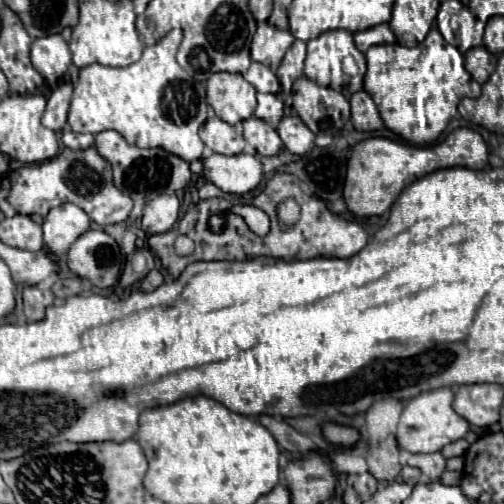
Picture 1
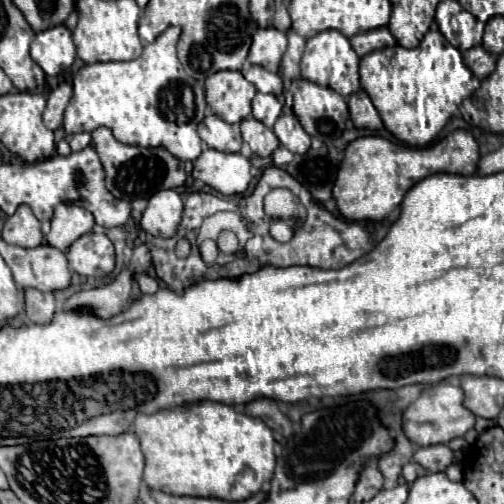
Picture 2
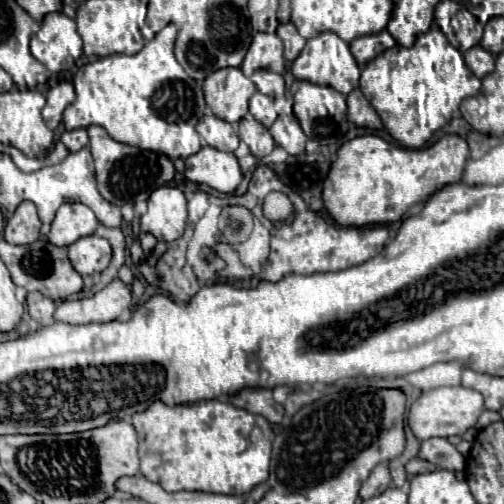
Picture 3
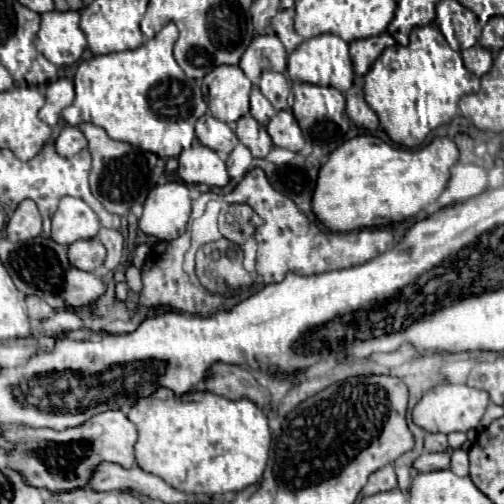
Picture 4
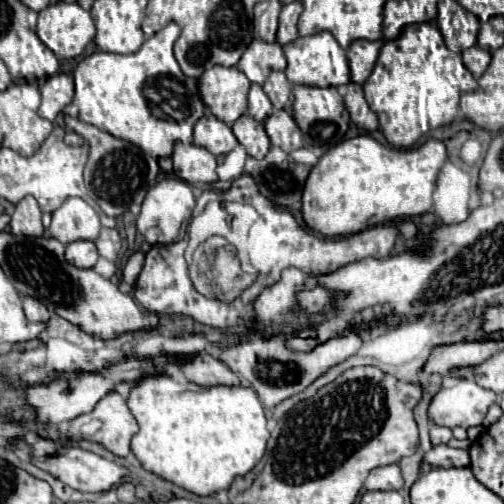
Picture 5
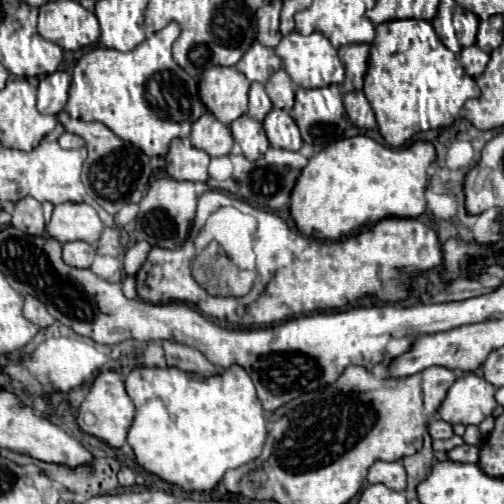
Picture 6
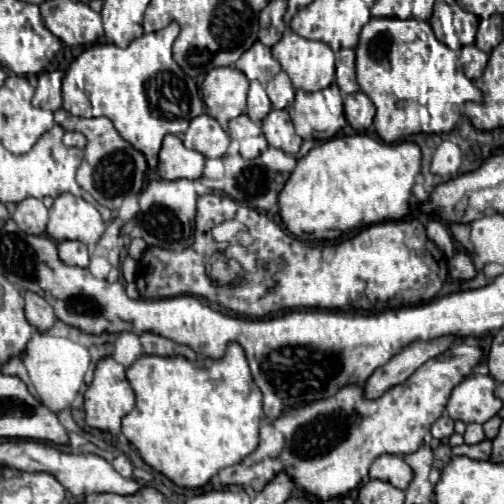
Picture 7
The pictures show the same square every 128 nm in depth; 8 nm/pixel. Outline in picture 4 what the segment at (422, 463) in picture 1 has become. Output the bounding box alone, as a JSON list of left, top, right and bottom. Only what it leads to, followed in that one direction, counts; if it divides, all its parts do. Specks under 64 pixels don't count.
[424,432,468,476]

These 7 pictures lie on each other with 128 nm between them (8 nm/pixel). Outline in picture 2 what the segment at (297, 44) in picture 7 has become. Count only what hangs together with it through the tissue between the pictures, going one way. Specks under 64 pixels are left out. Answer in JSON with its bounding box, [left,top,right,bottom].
[300,30,360,96]

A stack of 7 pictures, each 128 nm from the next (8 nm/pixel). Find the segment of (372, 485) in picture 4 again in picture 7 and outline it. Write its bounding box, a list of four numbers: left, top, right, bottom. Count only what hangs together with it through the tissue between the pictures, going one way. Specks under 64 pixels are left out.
[370,454,412,490]

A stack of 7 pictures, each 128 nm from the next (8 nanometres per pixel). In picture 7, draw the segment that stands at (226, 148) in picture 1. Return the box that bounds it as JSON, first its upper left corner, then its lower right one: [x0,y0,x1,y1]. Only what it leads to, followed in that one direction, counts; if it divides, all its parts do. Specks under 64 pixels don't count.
[184,114,230,158]

